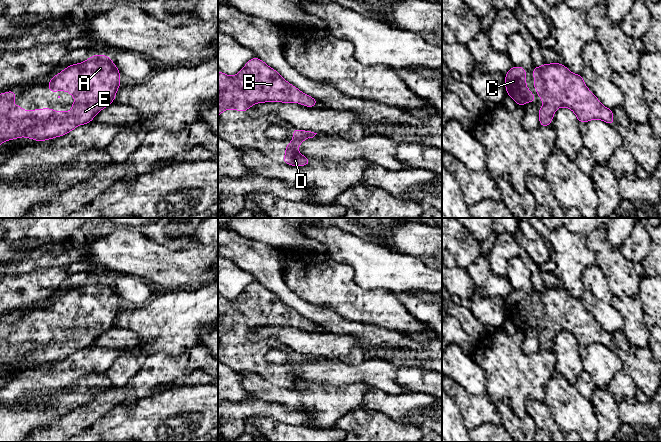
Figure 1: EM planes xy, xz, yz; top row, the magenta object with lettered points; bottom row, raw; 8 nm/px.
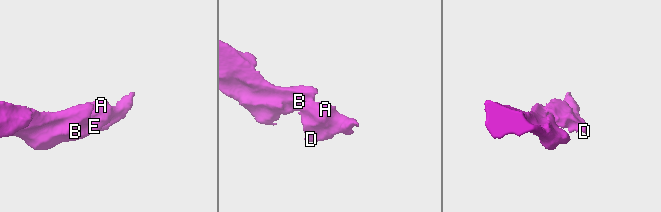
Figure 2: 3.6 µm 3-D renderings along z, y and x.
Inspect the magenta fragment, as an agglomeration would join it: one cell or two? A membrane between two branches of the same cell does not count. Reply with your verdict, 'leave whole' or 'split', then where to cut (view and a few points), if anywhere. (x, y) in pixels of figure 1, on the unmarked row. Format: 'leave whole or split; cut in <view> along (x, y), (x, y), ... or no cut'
leave whole; no cut

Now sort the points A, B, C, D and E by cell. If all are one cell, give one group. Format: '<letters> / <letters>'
A B C D E

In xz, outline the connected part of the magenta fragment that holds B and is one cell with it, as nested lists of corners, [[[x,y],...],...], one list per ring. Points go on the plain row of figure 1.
[[[257,281],[235,300],[218,295],[218,341],[228,333],[245,336],[255,327],[264,326],[301,327],[305,331],[318,327]]]

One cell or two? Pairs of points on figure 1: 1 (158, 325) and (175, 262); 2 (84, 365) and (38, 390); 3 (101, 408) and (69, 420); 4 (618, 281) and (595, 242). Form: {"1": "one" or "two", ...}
{"1": "two", "2": "one", "3": "one", "4": "one"}

